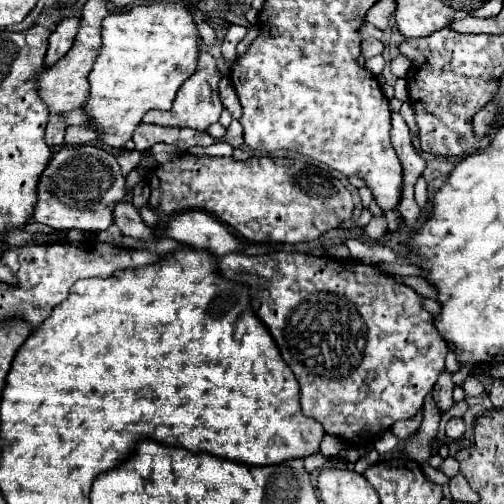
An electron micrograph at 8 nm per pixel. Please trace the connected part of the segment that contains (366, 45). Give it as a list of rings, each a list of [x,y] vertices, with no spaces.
[[[363,40],[363,42],[361,42],[361,54],[363,54],[365,60],[371,58],[371,56],[381,54],[383,48],[385,48],[385,46],[383,46],[383,42],[379,42],[379,40]]]

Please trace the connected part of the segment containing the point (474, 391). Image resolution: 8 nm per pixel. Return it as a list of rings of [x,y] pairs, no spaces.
[[[469,376],[465,382],[463,382],[463,390],[465,390],[465,396],[479,396],[479,394],[483,394],[483,384],[477,380],[477,378],[473,378],[473,376]]]

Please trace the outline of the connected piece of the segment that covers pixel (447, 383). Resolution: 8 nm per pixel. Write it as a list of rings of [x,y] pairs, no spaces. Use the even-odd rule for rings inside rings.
[[[443,370],[439,374],[439,380],[437,380],[435,388],[433,388],[433,398],[435,398],[435,402],[437,402],[437,406],[439,406],[441,412],[445,412],[445,410],[449,410],[453,406],[453,398],[451,398],[453,386],[455,386],[453,384],[453,374],[447,372],[447,370]]]

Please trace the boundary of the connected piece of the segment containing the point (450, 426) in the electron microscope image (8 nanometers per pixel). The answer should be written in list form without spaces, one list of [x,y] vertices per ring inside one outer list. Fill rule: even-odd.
[[[451,418],[447,422],[447,428],[445,430],[447,430],[447,436],[449,438],[459,438],[465,432],[465,424],[463,424],[461,418]]]

